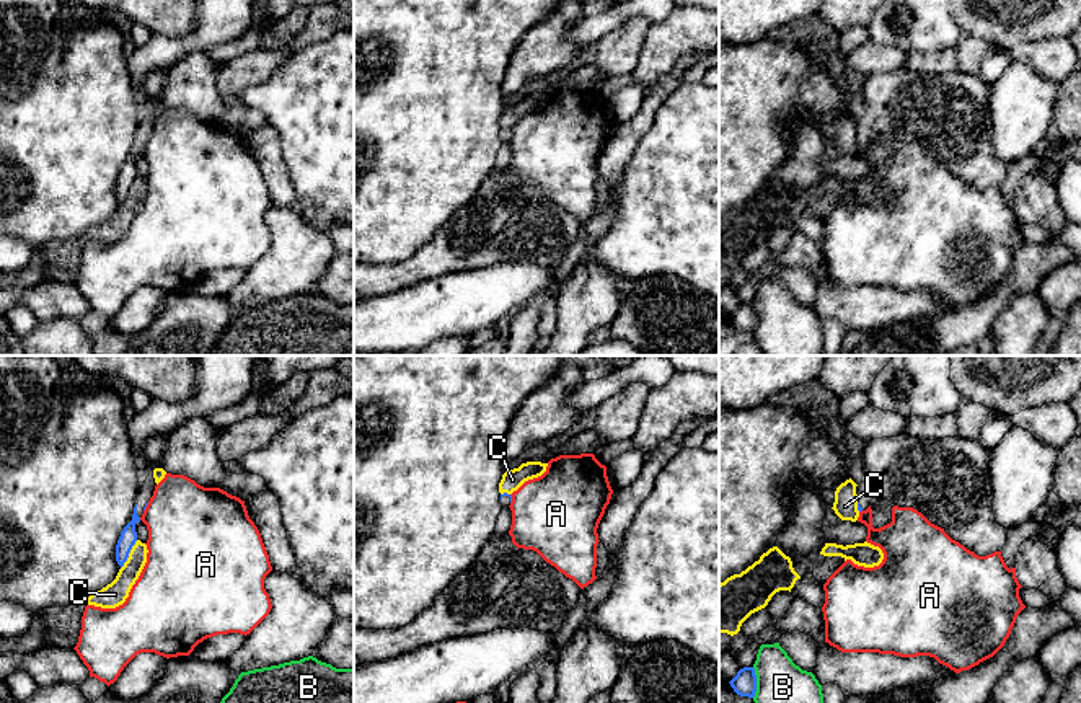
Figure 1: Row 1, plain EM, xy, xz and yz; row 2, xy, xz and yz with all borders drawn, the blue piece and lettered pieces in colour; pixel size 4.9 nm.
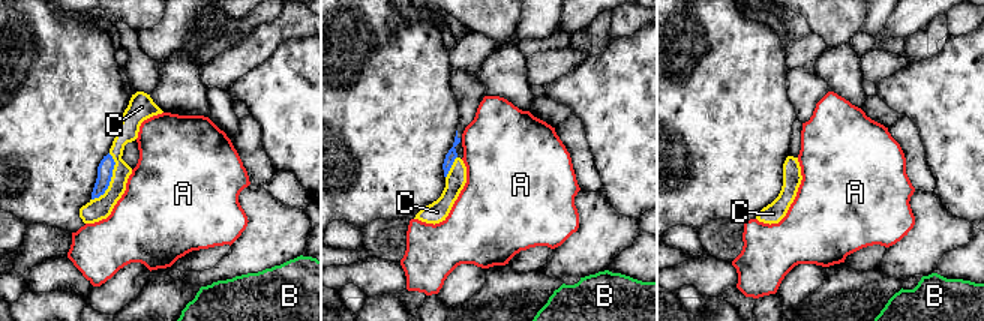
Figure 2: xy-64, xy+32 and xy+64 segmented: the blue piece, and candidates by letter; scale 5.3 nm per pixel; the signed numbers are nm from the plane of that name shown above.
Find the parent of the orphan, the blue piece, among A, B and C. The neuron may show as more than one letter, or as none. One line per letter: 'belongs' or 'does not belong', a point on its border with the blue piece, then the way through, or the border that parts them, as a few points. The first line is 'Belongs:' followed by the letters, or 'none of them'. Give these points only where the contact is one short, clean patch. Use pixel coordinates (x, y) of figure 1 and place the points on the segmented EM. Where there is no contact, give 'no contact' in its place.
Belongs: none of them
A: does not belong | xy (145, 506) | along xy (149, 503), (144, 511)
B: does not belong | yz (755, 682)
C: does not belong | xy (127, 555)

